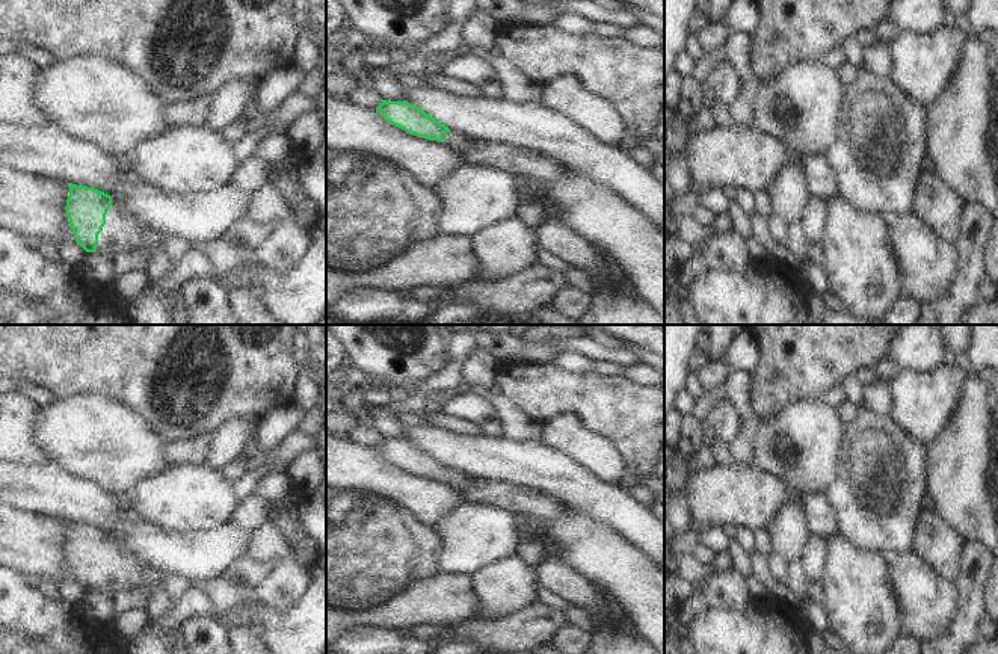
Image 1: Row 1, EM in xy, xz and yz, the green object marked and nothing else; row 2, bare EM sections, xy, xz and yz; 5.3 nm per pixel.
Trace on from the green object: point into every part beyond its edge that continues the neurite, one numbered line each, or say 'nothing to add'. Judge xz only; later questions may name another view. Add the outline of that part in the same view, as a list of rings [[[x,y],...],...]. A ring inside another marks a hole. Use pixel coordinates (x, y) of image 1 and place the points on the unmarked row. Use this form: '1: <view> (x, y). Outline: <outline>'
1: xz (453, 476). Outline: [[[450,467],[450,470],[442,474],[442,482],[447,482],[454,486],[468,485],[471,480],[473,476],[470,473],[462,473],[460,470],[456,470],[453,467]]]

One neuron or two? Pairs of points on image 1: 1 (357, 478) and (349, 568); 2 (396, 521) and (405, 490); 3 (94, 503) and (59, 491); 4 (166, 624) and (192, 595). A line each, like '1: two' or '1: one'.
1: two
2: two
3: one
4: one

